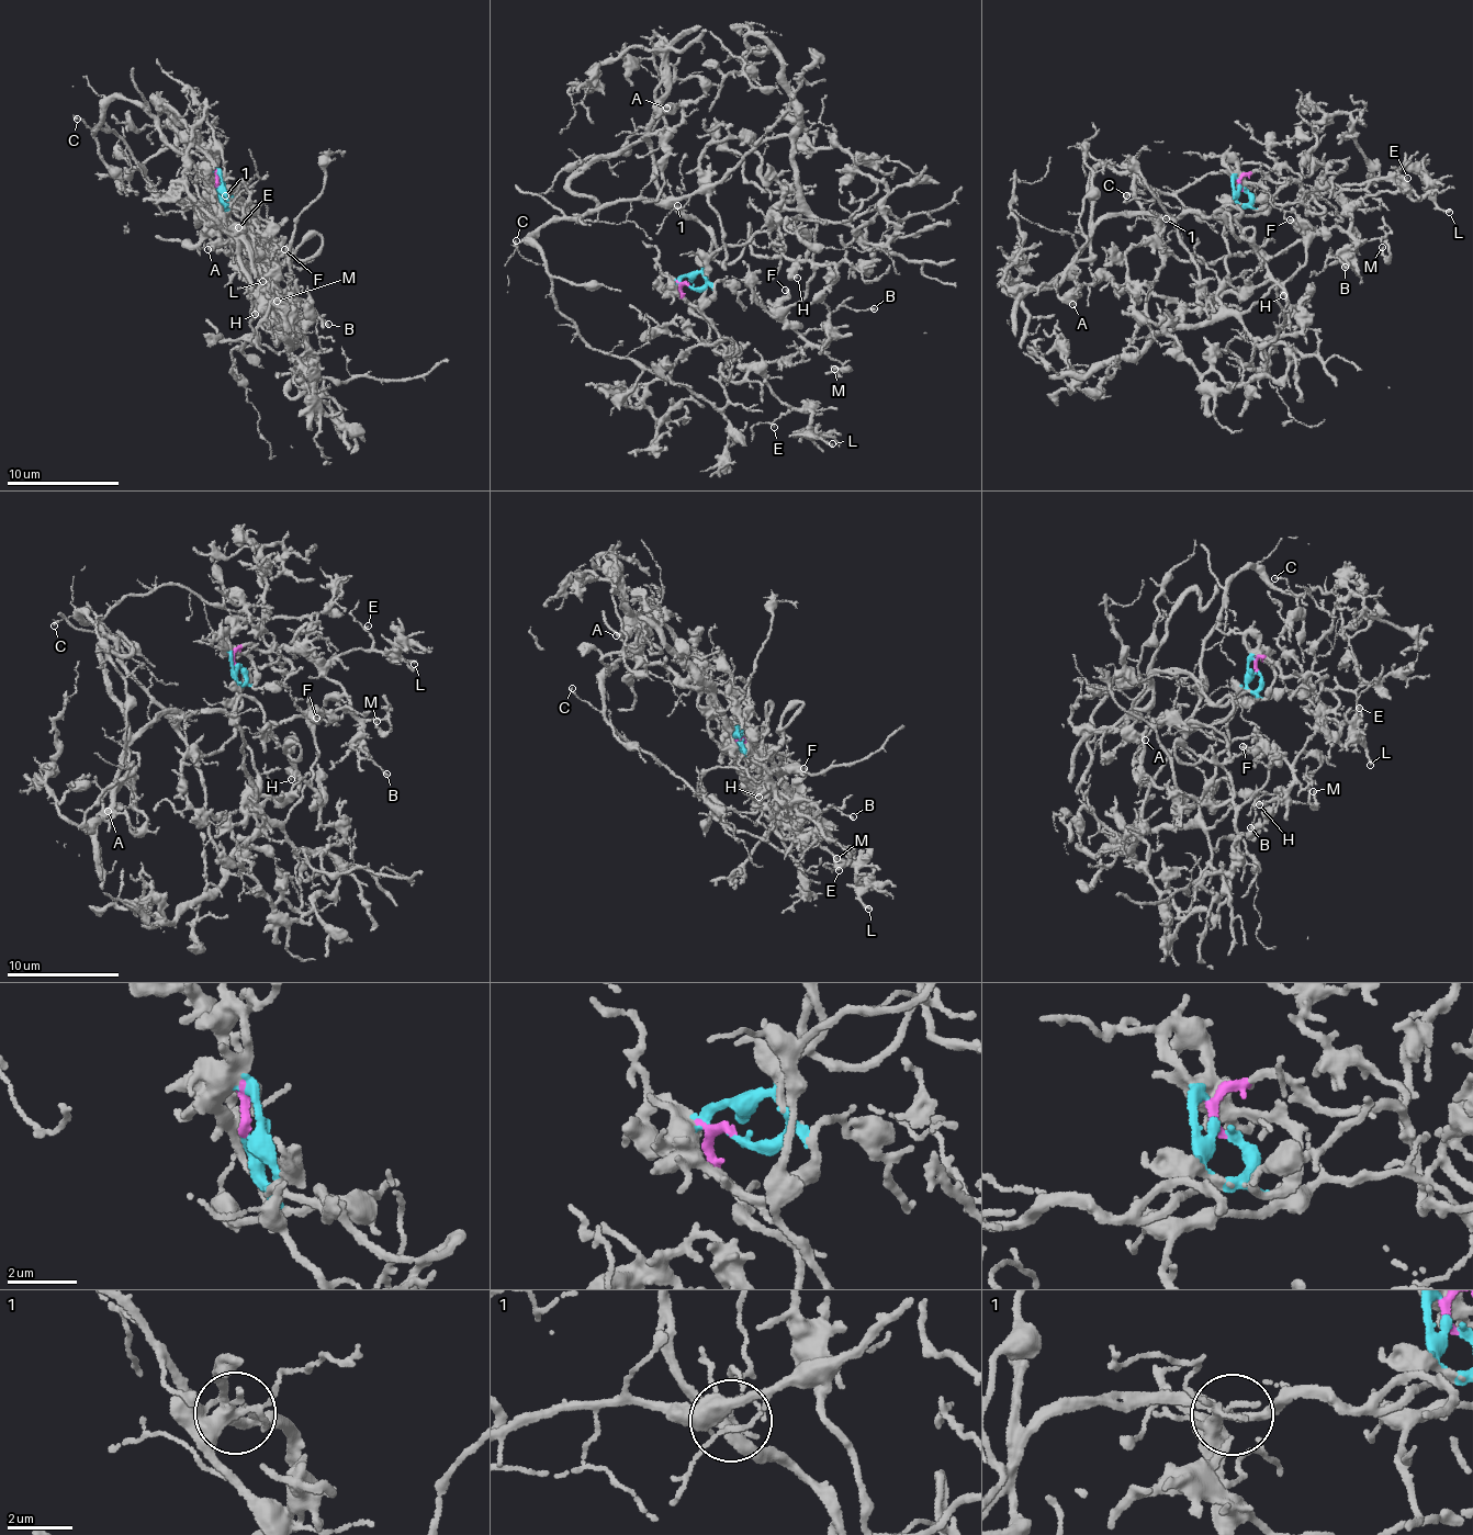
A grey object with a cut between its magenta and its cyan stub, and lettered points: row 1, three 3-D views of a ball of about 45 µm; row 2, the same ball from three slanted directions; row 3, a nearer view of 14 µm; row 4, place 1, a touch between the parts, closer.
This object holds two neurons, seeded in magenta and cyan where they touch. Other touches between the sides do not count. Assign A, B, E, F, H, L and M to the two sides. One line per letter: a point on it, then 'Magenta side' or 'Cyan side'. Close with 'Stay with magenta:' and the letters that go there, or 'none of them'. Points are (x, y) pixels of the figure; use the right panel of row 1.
A: Place: (1072, 304). Cyan side
B: Place: (1345, 267). Magenta side
E: Place: (1407, 178). Magenta side
F: Place: (1290, 219). Magenta side
H: Place: (1283, 295). Cyan side
L: Place: (1449, 212). Magenta side
M: Place: (1382, 247). Magenta side
Stay with magenta: B, E, F, L, M

